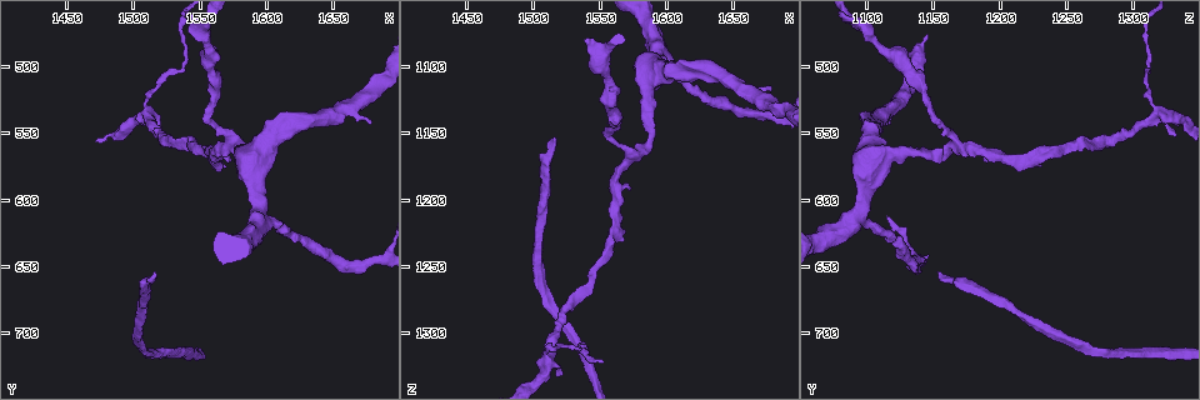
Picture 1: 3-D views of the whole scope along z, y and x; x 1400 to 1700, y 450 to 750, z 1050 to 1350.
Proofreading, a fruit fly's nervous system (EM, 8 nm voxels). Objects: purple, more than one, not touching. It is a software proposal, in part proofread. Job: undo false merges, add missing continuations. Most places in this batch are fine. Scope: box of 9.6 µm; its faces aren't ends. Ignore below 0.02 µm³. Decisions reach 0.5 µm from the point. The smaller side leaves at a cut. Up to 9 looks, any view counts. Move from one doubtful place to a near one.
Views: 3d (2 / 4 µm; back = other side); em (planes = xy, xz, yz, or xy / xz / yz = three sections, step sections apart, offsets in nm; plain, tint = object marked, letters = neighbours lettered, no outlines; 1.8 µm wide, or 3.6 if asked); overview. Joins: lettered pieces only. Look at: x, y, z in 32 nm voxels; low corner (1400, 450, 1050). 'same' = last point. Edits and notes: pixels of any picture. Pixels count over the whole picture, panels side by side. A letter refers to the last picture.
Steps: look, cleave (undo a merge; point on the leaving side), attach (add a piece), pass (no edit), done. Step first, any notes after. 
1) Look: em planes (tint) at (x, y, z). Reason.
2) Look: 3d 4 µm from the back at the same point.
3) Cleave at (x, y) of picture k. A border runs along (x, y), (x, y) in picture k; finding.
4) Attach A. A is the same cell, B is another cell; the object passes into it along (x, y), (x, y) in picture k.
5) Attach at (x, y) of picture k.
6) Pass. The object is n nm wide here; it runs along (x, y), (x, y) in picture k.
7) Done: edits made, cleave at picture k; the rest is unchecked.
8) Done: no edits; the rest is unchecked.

Look: em planes (letters) at (1578, 558, 1166). Side arm on a straight run.

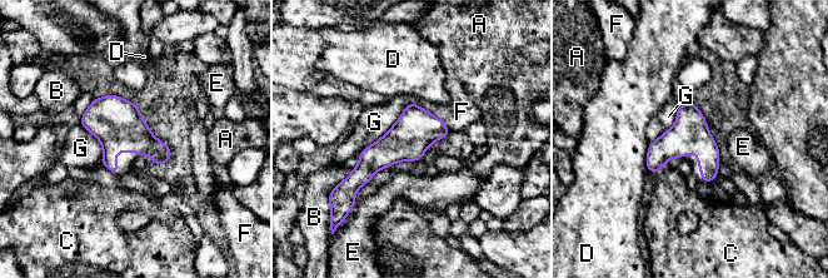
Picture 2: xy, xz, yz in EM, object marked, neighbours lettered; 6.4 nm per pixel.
Pass. A, B, C, D, E, F and G are other cells; a border runs along (410, 103), (384, 134), (358, 154) in picture 2; one cell here.

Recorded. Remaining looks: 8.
Look: em yz step 8 (letters) at (1676, 544, 1118). Branch stops here.

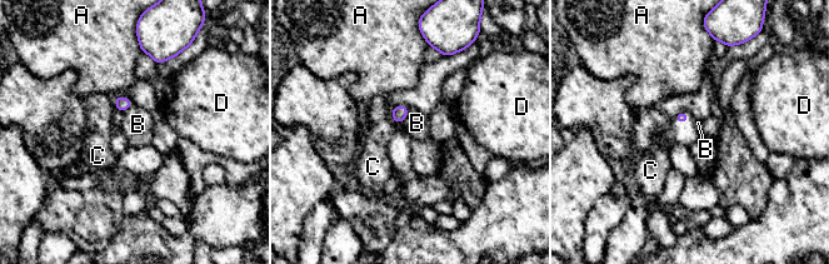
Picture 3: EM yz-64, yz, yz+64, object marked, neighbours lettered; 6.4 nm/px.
Pass. The longest contact is with B, 100 nm; A, B, C and D are other cells; no lettered piece goes on from it.

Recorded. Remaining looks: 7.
Look: 3d 4 µm at (1518, 652, 1154). Branch stops here.

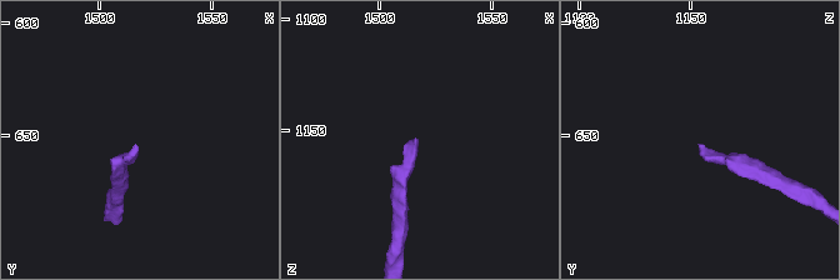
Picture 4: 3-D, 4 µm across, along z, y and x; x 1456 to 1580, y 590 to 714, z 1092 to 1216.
Look: em 3.6 µm planes (letters) at (1516, 652, 1155).

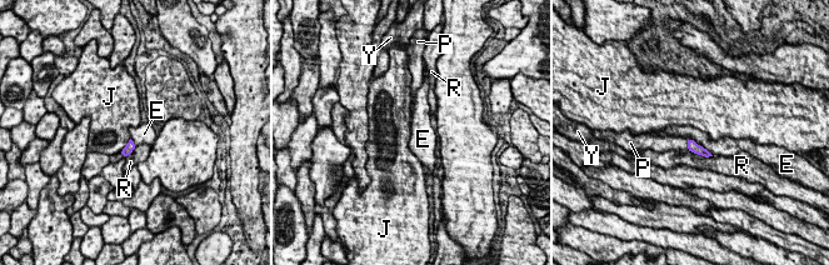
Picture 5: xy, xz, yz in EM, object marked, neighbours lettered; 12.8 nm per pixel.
Attach P. P is the same cell, E, J, R and Y are other cells; the object passes into it along (693, 146), (688, 144), (669, 143) in picture 5; the cell continues.

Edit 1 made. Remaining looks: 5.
Look: overview. See it whole again.

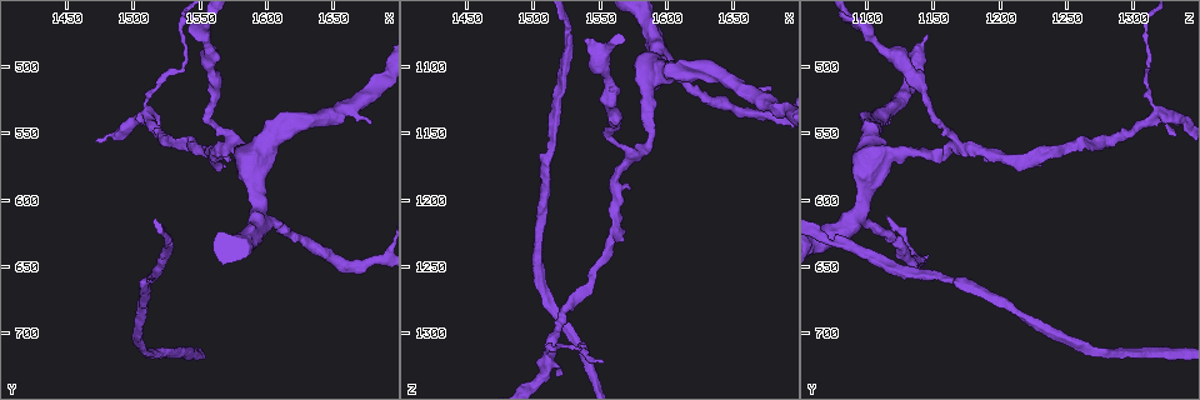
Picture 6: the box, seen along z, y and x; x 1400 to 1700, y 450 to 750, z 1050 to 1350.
Look: em planes (plain) at (1512, 538, 1318). Calibre changes.

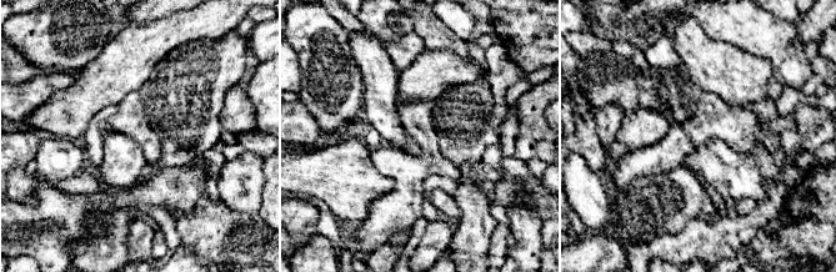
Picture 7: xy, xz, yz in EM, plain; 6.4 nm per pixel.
Look: em planes (letters) at the same point. See the neighbours.

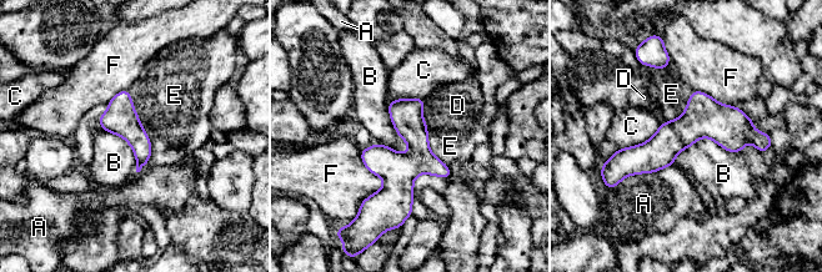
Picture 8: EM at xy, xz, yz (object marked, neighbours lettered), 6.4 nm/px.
Pass. The object is 200 nm wide here; A, B, C, D, E and F are other cells; it runs along (765, 142), (687, 129), (618, 159) in picture 8; one cell here.

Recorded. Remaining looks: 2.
Done: edits made, attach at picture 5; the rest is unchecked.

